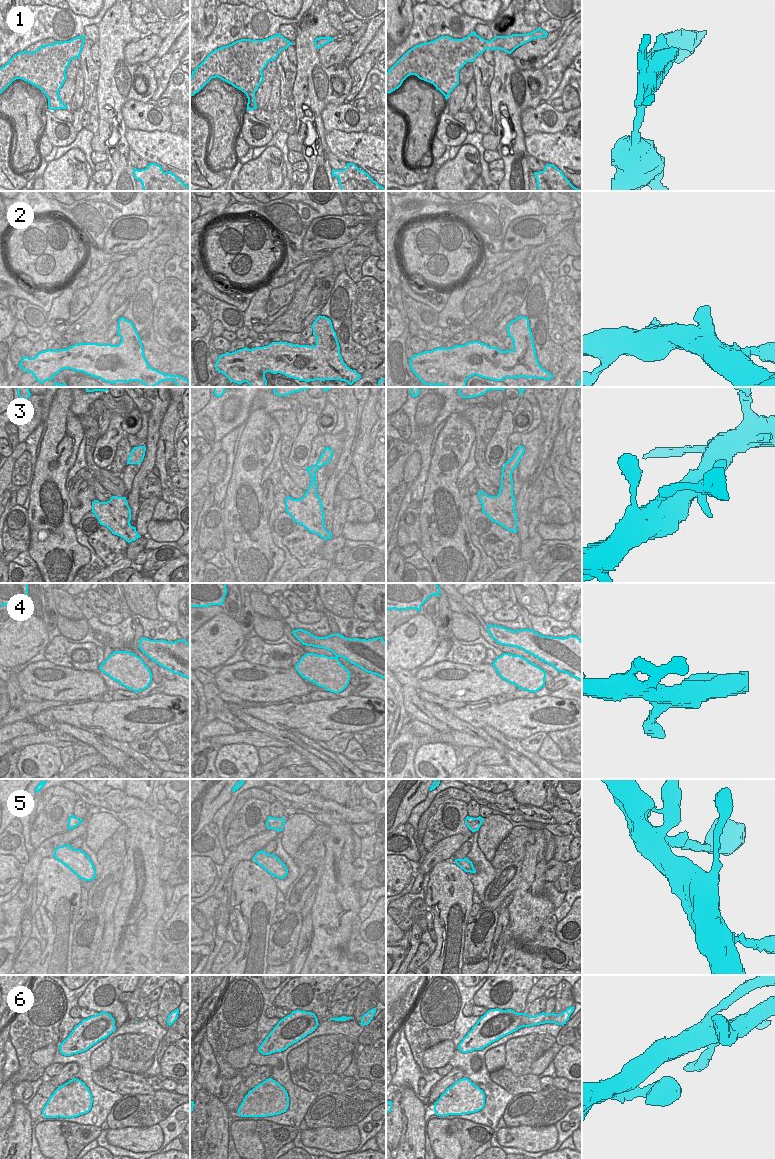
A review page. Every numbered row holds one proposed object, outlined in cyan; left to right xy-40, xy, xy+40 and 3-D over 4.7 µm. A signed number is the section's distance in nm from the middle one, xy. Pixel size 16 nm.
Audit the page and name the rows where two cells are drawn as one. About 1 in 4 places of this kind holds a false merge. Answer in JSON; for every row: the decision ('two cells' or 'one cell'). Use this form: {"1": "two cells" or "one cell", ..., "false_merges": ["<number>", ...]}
{"1": "two cells", "2": "one cell", "3": "one cell", "4": "one cell", "5": "one cell", "6": "one cell", "false_merges": ["1"]}

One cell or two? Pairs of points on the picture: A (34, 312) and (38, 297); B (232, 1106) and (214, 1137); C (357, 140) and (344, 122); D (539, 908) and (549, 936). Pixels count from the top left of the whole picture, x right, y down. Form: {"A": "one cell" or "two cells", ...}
{"A": "two cells", "B": "two cells", "C": "two cells", "D": "two cells"}

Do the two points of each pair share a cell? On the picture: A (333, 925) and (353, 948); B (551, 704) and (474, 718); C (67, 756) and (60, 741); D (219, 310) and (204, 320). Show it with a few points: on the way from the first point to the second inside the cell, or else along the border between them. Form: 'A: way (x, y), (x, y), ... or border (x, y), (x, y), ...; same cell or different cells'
A: border (354, 918), (349, 938), (340, 946), (348, 959); different cells
B: way (532, 711), (527, 716), (493, 716); same cell
C: border (79, 741), (60, 748); different cells
D: border (208, 314), (213, 319); different cells

